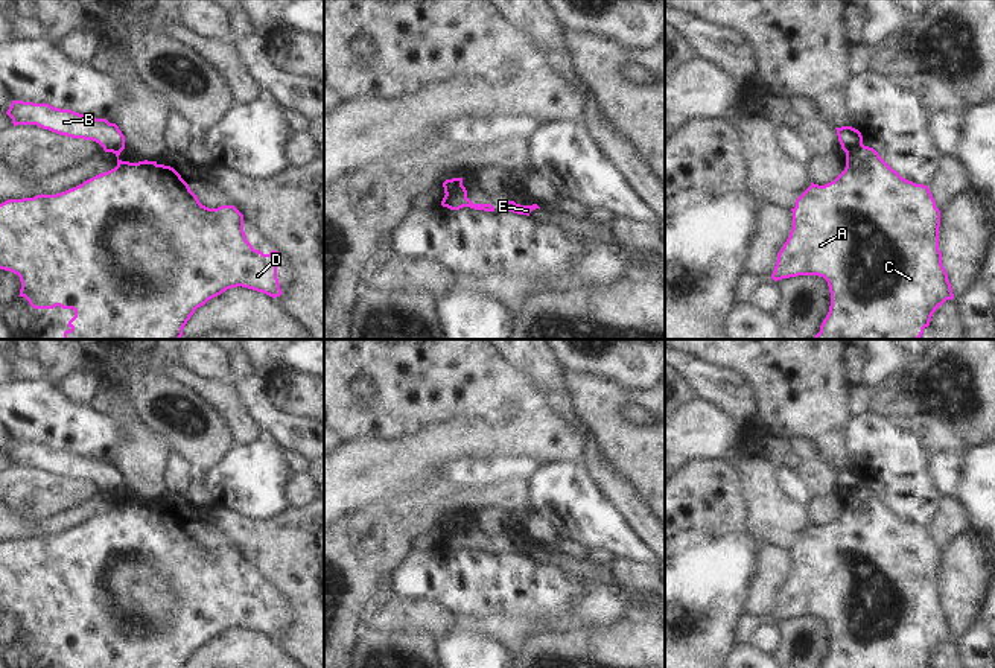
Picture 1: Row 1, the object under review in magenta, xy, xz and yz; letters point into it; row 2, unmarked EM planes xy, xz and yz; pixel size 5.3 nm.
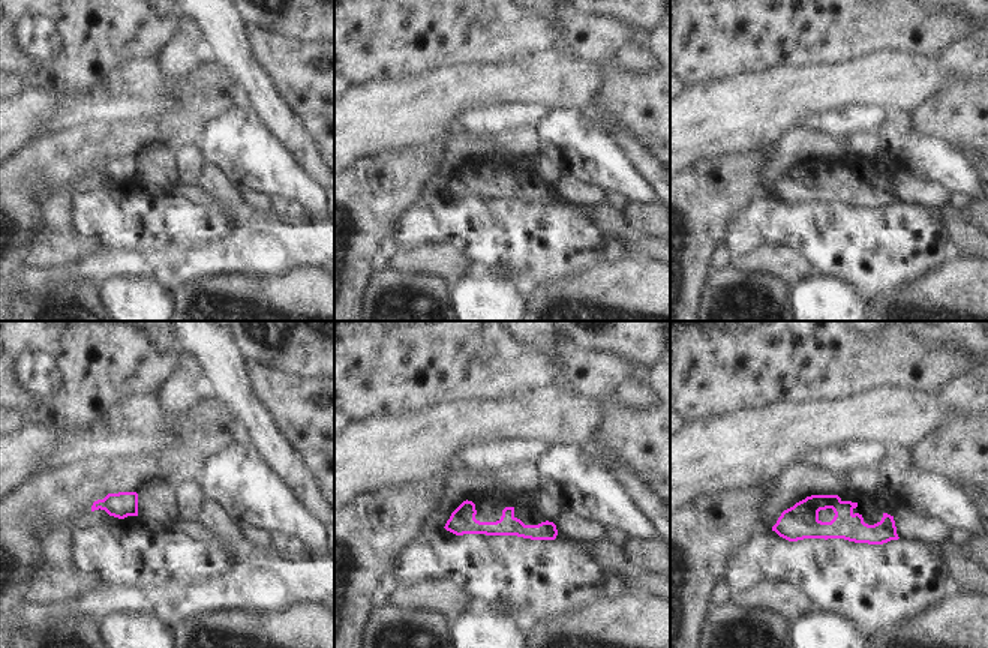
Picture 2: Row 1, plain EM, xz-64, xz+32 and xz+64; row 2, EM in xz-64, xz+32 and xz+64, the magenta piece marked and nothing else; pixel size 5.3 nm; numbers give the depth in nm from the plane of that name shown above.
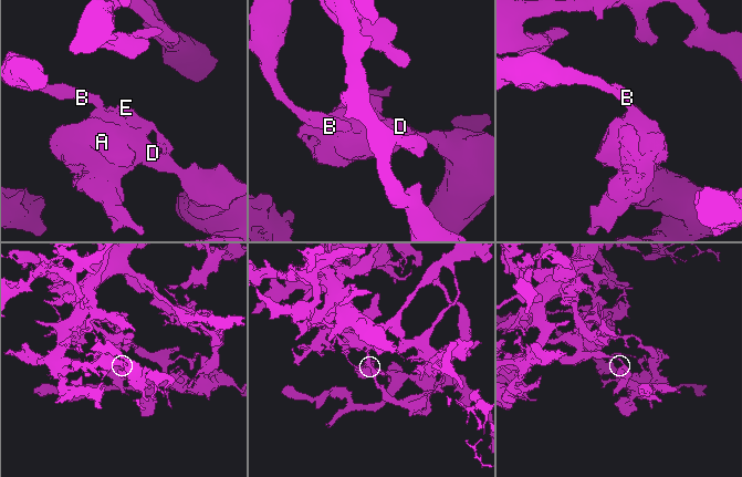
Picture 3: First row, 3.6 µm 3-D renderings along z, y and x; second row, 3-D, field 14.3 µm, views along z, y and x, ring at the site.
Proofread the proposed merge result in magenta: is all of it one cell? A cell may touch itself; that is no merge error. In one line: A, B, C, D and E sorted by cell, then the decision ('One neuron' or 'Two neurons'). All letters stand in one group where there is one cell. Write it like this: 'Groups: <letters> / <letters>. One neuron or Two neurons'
Groups: A C D E / B. Two neurons.

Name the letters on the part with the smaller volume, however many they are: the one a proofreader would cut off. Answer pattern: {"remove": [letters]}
{"remove": ["A", "C", "D", "E"]}

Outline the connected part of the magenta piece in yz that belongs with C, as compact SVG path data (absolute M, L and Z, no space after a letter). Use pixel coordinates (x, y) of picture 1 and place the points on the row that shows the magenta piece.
M861 145L846 151L844 170L825 186L811 183L791 212L793 228L771 278L819 275L828 282L829 312L811 339L919 339L933 313L954 298L939 250L940 210L928 186L902 178L873 148Z

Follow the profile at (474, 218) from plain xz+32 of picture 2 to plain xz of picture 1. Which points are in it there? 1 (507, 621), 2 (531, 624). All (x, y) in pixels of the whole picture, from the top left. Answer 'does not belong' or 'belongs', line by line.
1: does not belong
2: does not belong

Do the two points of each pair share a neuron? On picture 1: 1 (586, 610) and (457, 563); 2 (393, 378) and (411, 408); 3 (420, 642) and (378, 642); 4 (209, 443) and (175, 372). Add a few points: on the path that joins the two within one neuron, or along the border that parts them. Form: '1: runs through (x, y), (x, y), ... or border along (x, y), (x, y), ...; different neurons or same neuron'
1: border along (583, 594), (577, 600), (574, 617), (566, 627); different neurons
2: runs through (394, 385), (405, 400); same neuron
3: runs through (410, 642), (388, 642); same neuron
4: border along (166, 373), (190, 387); different neurons

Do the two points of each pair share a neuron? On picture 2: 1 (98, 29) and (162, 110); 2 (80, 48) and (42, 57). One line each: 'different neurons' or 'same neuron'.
1: different neurons
2: different neurons

